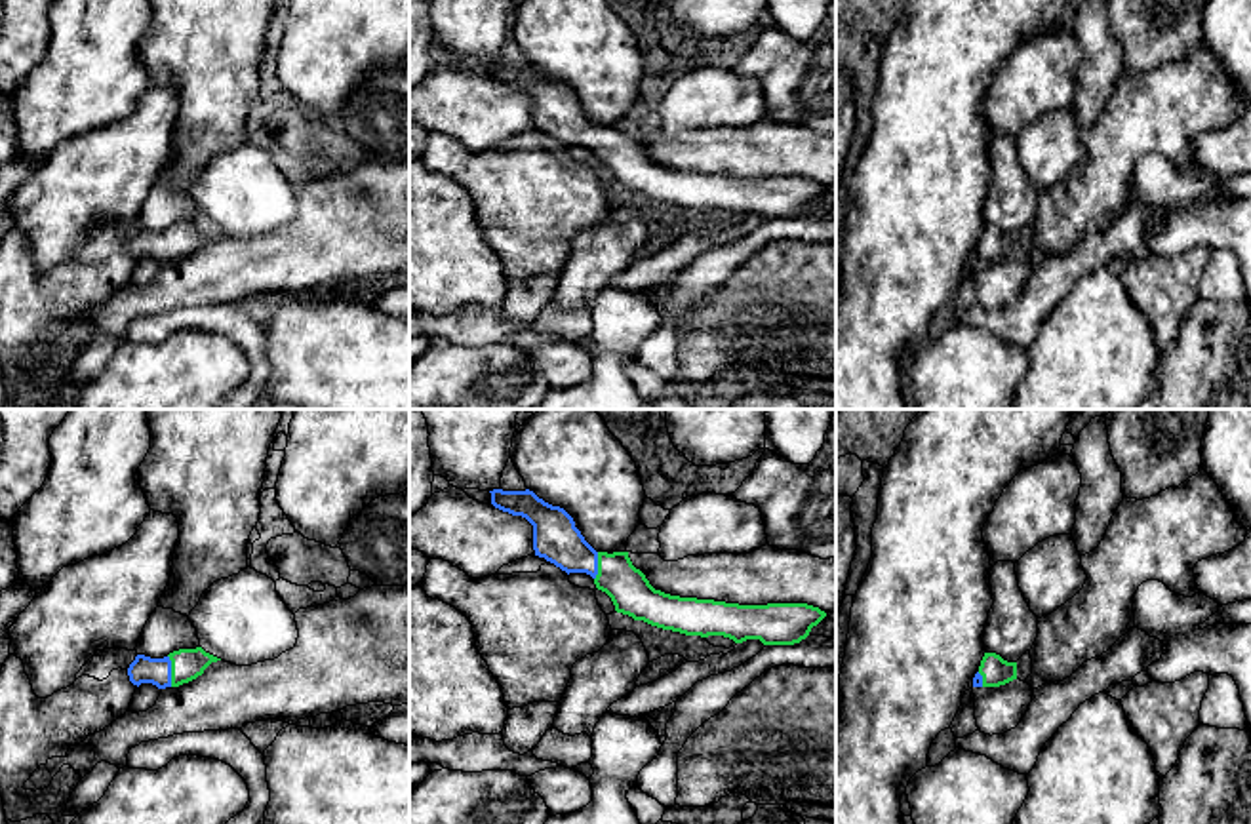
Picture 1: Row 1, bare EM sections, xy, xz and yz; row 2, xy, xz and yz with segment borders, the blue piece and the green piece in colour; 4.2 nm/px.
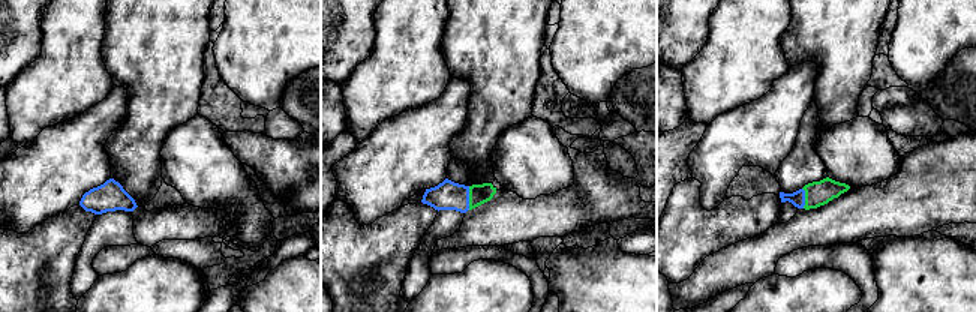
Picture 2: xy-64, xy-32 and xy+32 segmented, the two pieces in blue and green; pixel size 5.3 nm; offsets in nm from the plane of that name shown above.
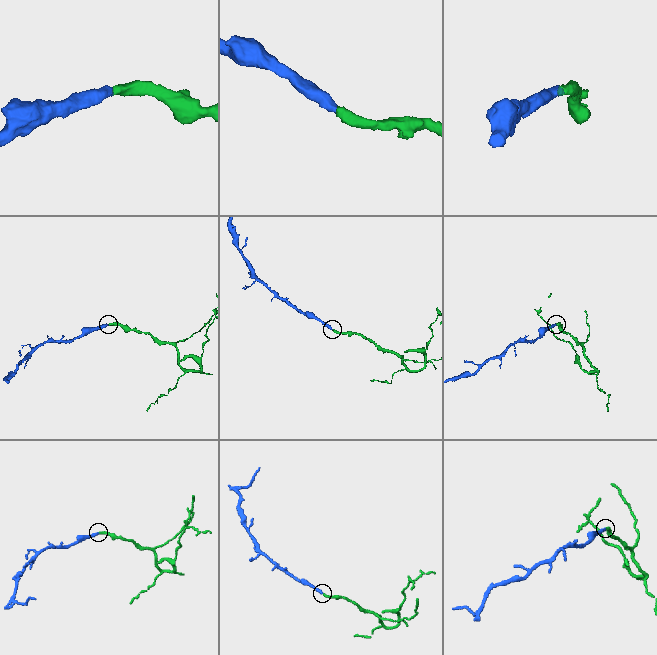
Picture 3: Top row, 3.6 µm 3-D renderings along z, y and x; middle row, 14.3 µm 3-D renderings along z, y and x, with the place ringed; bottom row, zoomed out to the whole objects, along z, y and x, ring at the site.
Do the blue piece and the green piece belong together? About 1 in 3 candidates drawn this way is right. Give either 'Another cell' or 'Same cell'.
Same cell

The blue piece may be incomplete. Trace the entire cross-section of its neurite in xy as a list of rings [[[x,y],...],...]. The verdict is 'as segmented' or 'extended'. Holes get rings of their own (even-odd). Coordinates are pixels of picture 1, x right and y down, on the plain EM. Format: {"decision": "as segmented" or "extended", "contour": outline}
{"decision": "extended", "contour": [[[202,221],[179,223],[164,232],[137,228],[128,242],[133,259],[152,257],[158,263],[179,261],[204,247],[204,244],[221,232],[206,226]]]}

